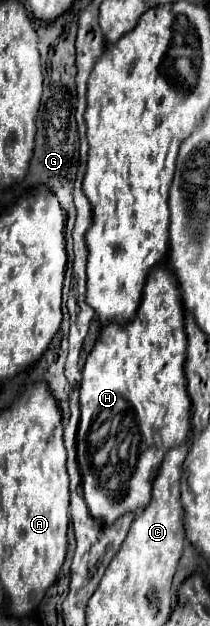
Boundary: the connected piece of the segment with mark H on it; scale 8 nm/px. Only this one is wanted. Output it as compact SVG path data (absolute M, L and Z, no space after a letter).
M155 266L143 288L143 298L131 322L109 322L87 356L79 386L79 430L77 430L77 462L83 478L83 496L93 518L113 524L127 512L139 512L151 498L151 484L165 454L187 440L191 432L189 410L191 400L185 390L185 350L187 336L183 330L183 304L179 284L169 266Z

